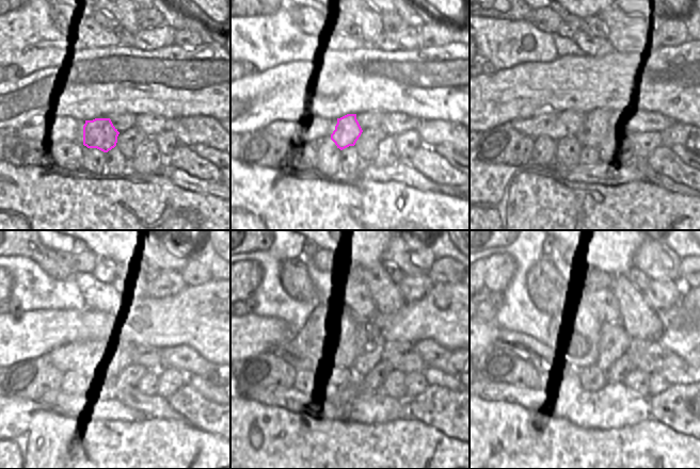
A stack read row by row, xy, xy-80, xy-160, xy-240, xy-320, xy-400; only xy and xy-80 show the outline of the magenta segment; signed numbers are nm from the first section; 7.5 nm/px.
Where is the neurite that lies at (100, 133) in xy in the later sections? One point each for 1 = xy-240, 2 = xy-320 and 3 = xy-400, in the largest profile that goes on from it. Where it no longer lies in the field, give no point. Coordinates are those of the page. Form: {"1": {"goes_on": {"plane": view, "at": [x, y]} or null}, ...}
{"1": {"goes_on": {"plane": "xy-240", "at": [148, 356]}}, "2": {"goes_on": {"plane": "xy-320", "at": [401, 356]}}, "3": {"goes_on": {"plane": "xy-400", "at": [650, 356]}}}

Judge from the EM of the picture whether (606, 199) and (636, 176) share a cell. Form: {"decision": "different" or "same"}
{"decision": "different"}

